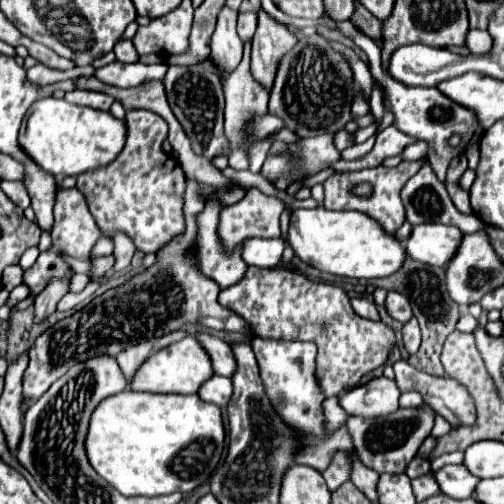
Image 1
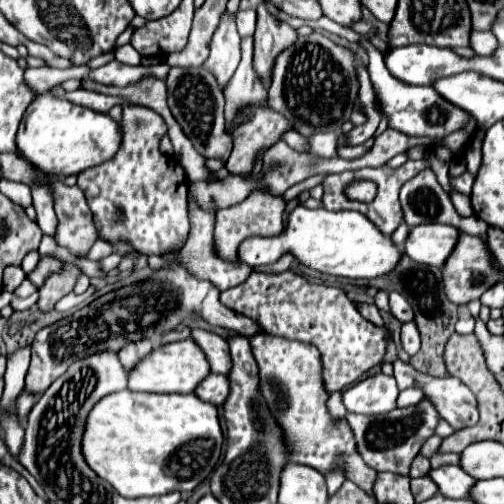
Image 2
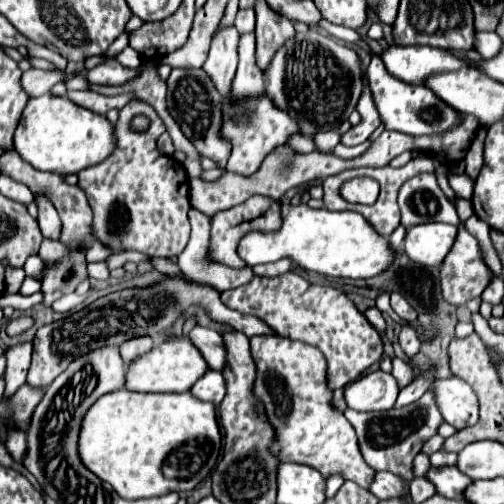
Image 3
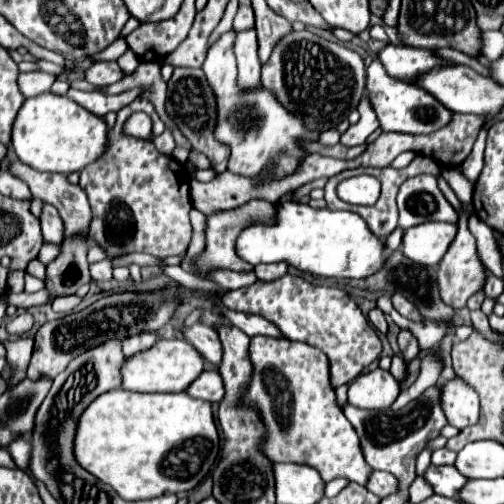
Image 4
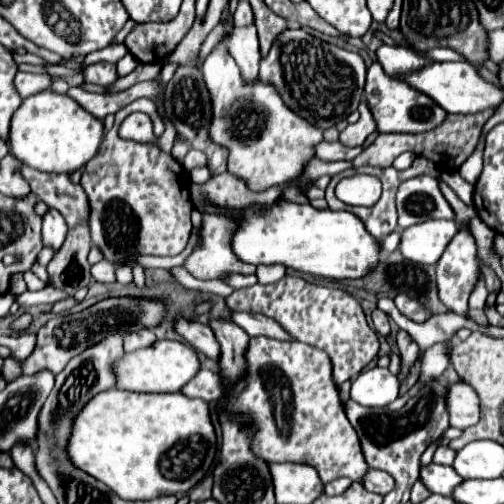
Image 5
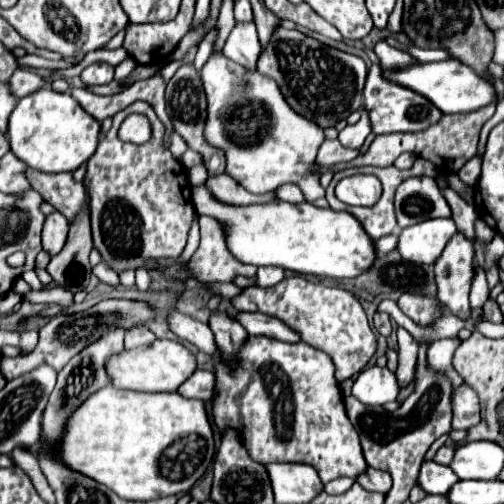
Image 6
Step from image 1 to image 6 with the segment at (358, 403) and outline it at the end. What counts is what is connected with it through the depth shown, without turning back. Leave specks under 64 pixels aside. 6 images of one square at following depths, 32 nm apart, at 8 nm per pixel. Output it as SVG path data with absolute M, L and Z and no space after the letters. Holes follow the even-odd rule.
M372 366L358 374L352 386L352 396L366 406L384 406L398 398L398 380L388 368Z

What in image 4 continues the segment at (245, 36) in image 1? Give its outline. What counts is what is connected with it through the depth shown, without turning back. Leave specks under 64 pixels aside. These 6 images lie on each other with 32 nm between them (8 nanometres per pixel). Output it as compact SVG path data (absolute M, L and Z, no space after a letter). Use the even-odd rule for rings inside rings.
M240 6L238 14L234 18L234 28L238 32L242 30L252 30L254 28L254 10L250 6Z

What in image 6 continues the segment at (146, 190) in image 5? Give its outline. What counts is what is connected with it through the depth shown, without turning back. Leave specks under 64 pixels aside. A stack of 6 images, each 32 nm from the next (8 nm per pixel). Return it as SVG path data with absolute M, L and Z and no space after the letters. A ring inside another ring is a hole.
M138 100L114 116L112 128L108 130L106 136L102 136L96 154L92 156L92 160L88 160L84 188L90 196L92 238L94 238L96 250L102 254L102 260L108 262L116 272L126 270L126 268L136 270L138 266L144 266L144 260L148 258L176 258L186 246L188 230L190 230L192 216L194 216L192 190L190 190L186 168L168 150L164 150L162 136L164 136L164 124L158 120L152 104ZM132 112L140 112L150 118L150 124L152 124L150 142L132 144L132 142L122 142L118 138L118 128L122 120Z

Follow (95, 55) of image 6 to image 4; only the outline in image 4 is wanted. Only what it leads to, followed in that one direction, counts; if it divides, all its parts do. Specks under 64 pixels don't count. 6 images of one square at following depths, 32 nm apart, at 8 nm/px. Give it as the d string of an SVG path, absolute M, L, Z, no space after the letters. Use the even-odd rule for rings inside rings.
M118 38L118 40L112 42L104 52L100 52L100 54L96 54L96 56L92 56L92 58L94 58L94 60L118 60L118 58L124 54L126 48L128 48L126 40L124 40L124 38Z

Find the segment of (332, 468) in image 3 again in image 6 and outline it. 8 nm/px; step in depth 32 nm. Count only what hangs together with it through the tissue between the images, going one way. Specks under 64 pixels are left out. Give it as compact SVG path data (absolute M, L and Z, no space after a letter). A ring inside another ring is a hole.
M250 336L248 344L240 350L240 366L236 370L224 368L220 354L214 356L218 394L212 406L212 414L218 428L222 430L224 426L236 426L236 430L240 430L246 440L250 456L260 460L262 464L270 462L310 464L318 470L318 476L324 484L340 476L358 478L368 468L368 464L362 456L358 434L354 432L354 426L346 416L344 400L340 396L340 388L334 378L334 364L330 356L304 342L288 344L278 340L272 340L272 344L268 344L268 356L272 360L256 360L256 336Z

